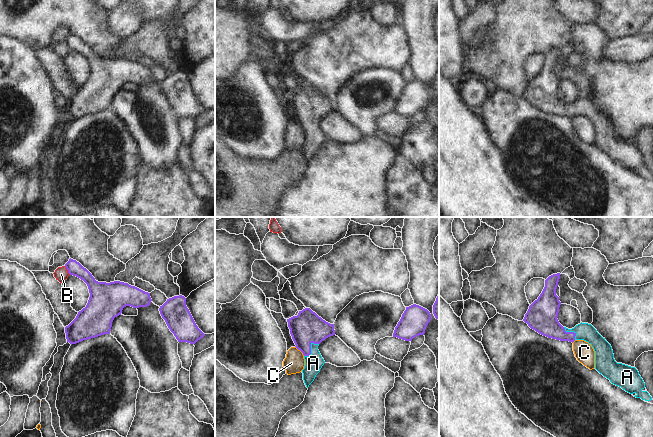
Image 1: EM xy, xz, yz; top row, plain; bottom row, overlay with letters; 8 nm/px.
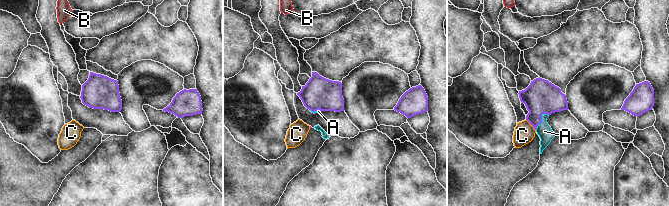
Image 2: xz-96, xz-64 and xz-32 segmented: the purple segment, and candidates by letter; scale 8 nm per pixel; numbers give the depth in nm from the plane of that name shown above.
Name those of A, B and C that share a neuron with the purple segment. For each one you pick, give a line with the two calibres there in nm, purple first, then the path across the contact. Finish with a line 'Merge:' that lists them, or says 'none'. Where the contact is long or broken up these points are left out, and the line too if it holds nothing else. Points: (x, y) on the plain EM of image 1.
A: 260 nm thick on the purple side, 140 nm on the other; runs through xz (307, 103), (307, 119), (310, 124), (313, 139)
Merge: A

